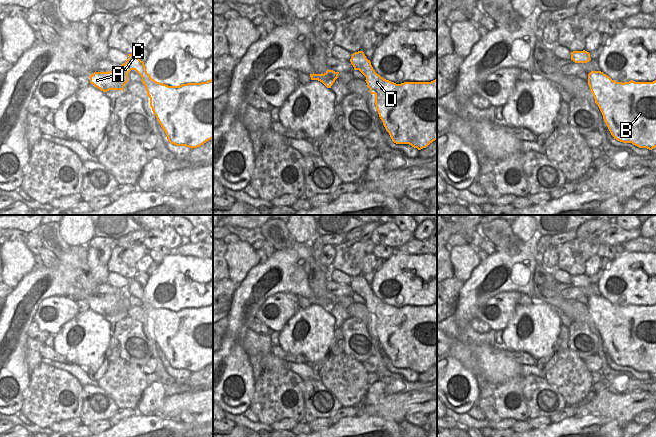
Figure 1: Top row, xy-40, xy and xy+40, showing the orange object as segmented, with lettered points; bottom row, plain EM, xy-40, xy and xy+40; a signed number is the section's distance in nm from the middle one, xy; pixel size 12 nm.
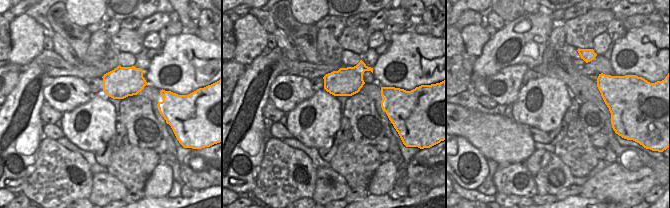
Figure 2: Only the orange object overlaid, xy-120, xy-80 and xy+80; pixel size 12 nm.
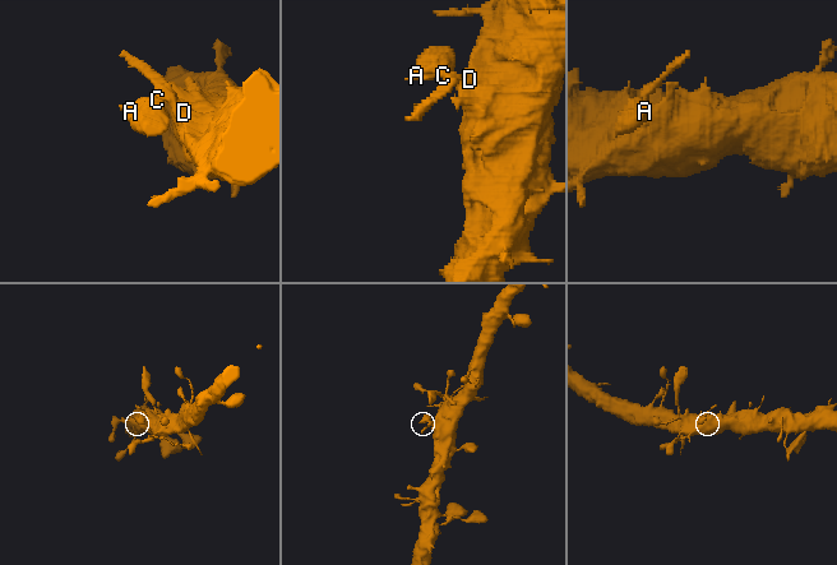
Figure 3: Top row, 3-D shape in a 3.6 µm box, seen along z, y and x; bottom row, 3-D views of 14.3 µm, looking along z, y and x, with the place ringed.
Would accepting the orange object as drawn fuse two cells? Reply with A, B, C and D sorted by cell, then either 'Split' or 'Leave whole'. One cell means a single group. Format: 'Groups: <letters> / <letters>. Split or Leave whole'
Groups: A B C D. Leave whole.

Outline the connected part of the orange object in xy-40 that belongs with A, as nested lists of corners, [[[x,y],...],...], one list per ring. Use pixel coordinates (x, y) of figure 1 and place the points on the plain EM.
[[[131,277],[128,278],[128,283],[117,295],[92,297],[89,301],[90,307],[104,316],[109,314],[124,315],[124,309],[129,305],[128,297],[131,294],[135,294],[142,301],[141,305],[150,322],[150,331],[171,368],[192,373],[213,363],[213,302],[207,306],[168,310],[152,303],[146,295],[144,286]]]

